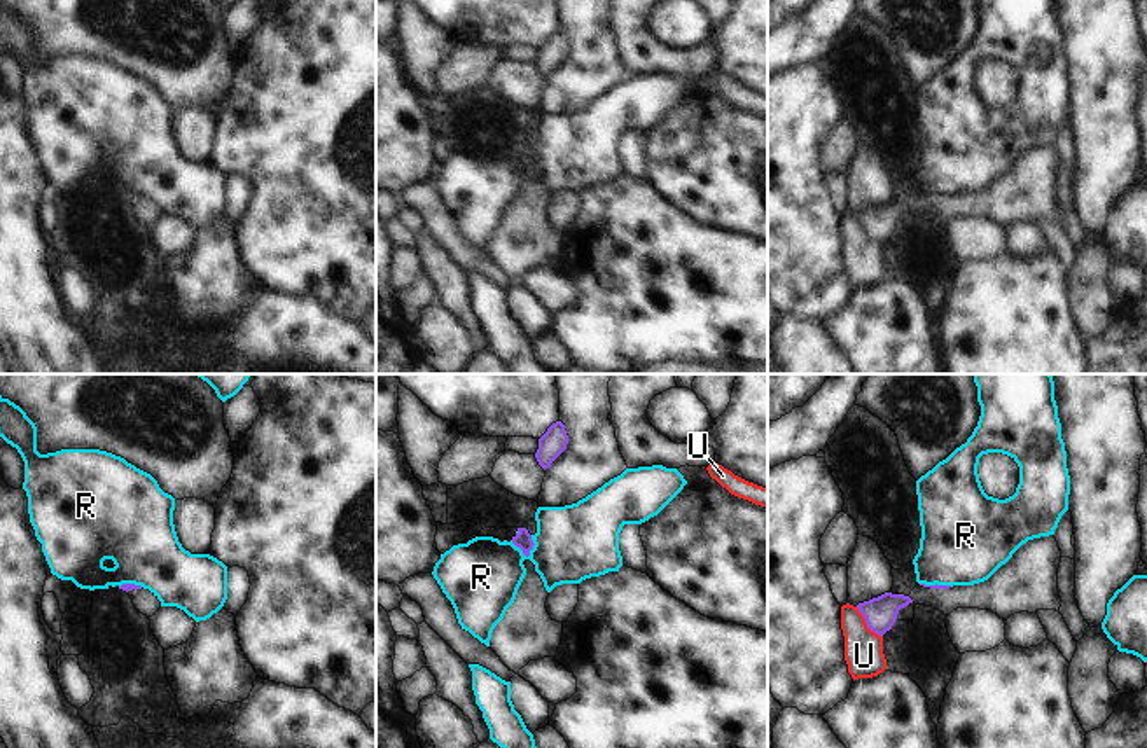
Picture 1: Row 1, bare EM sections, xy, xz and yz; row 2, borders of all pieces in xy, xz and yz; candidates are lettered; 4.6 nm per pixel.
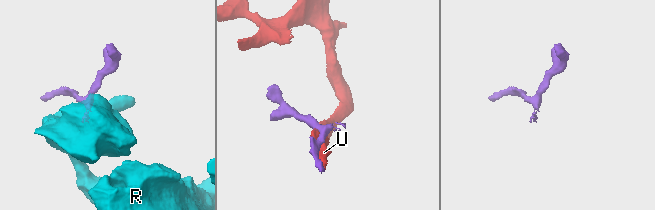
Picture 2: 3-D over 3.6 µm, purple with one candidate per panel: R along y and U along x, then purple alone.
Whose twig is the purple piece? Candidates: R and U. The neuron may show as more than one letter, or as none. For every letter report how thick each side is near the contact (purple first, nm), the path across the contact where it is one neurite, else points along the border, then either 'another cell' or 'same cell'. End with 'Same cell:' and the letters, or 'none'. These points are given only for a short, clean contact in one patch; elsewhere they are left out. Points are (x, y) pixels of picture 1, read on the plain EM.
R: calibres 80 and 360 nm; border xz (511, 149), (527, 165), (535, 152); another cell
U: calibres 150 and 180 nm; another cell
Same cell: none

